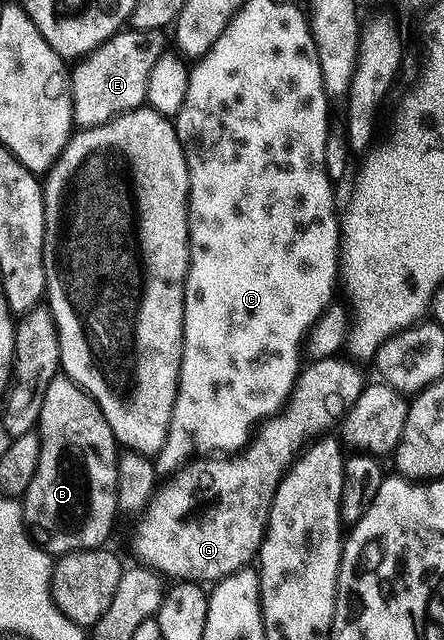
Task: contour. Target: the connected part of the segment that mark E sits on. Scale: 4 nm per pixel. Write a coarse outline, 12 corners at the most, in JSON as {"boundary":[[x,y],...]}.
{"boundary":[[122,28],[71,70],[74,123],[145,102],[159,30]]}

